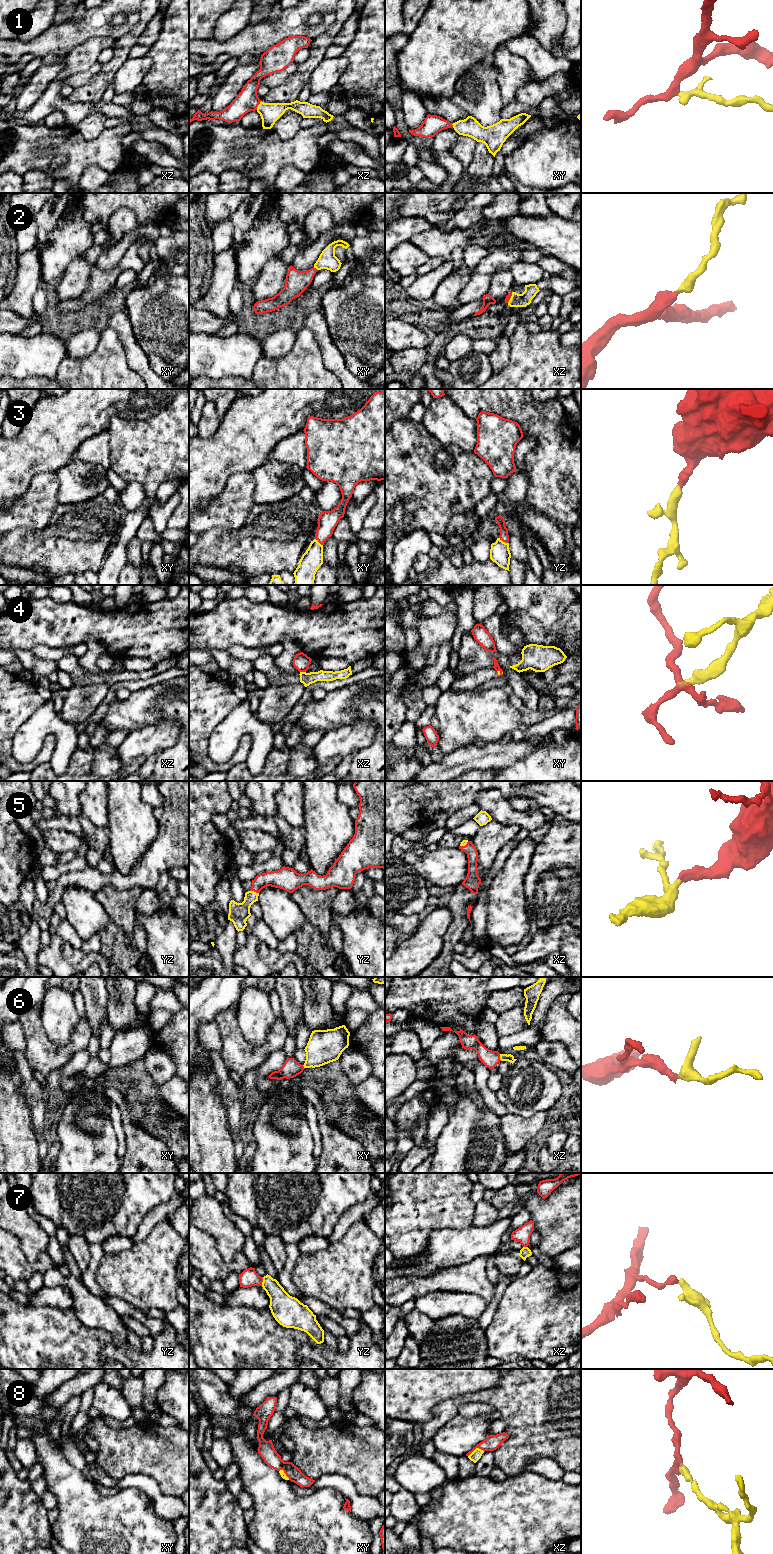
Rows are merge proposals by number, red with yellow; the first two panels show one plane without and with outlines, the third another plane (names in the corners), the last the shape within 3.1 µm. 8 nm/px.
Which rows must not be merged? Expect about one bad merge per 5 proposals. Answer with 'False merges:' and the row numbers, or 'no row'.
False merges: 4, 8

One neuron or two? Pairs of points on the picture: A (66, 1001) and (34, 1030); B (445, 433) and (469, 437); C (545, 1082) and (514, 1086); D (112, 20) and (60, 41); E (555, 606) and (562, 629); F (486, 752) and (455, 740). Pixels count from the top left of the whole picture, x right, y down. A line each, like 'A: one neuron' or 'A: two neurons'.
A: two neurons
B: one neuron
C: one neuron
D: one neuron
E: two neurons
F: two neurons

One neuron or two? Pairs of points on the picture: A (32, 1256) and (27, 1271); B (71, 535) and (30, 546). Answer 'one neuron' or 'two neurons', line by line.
A: two neurons
B: one neuron

